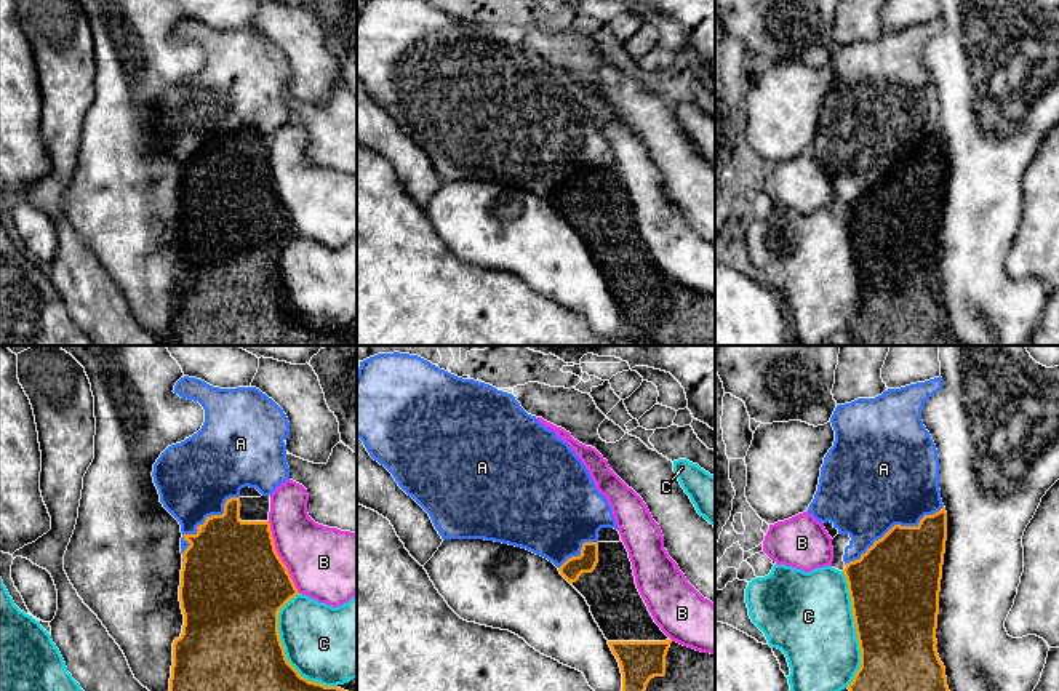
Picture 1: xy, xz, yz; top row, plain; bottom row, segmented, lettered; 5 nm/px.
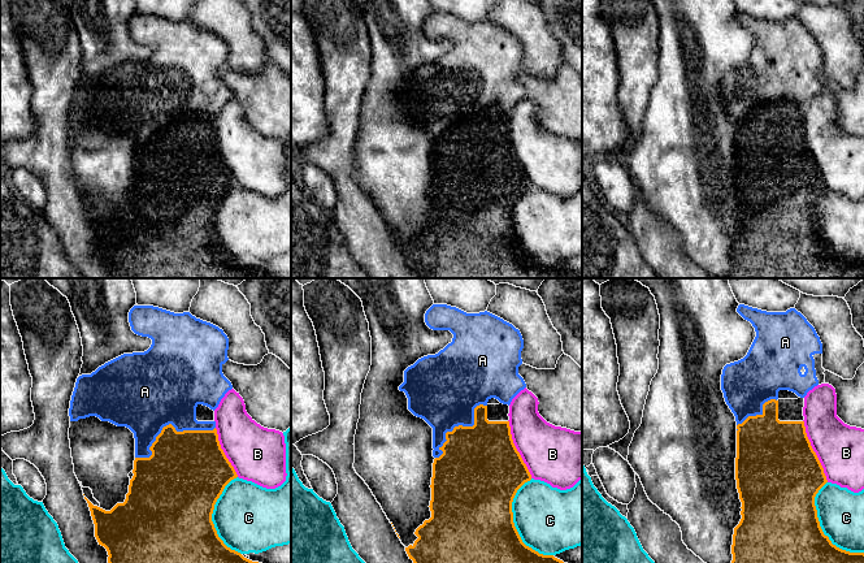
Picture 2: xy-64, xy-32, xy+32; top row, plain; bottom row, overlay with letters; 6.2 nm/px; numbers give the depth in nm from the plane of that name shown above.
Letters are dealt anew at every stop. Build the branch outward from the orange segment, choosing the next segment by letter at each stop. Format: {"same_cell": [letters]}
{"same_cell": []}

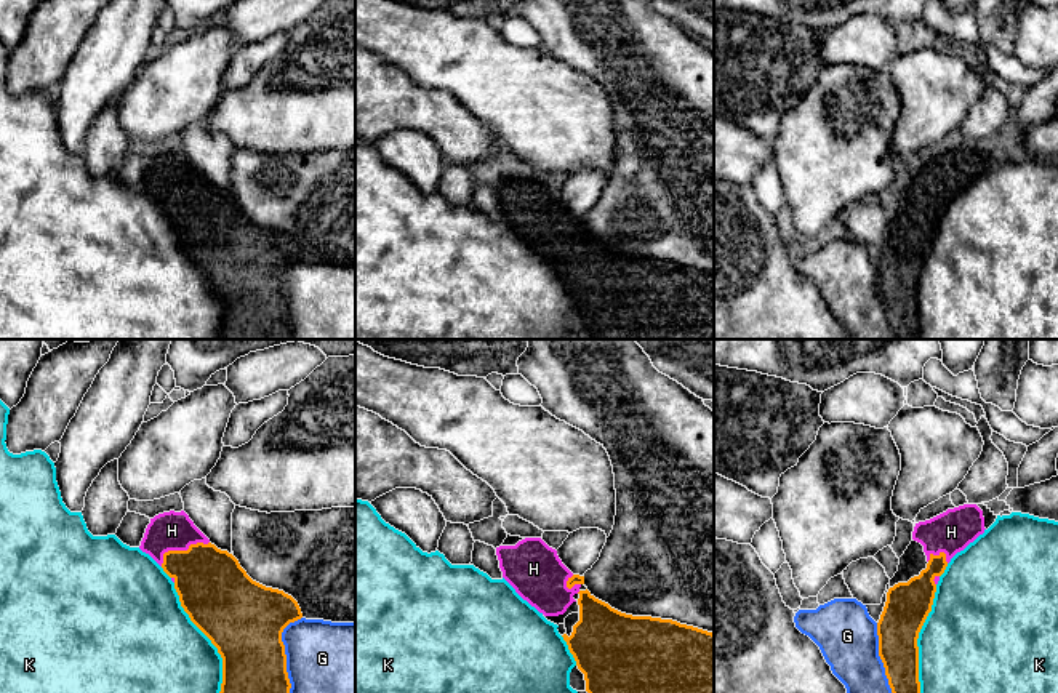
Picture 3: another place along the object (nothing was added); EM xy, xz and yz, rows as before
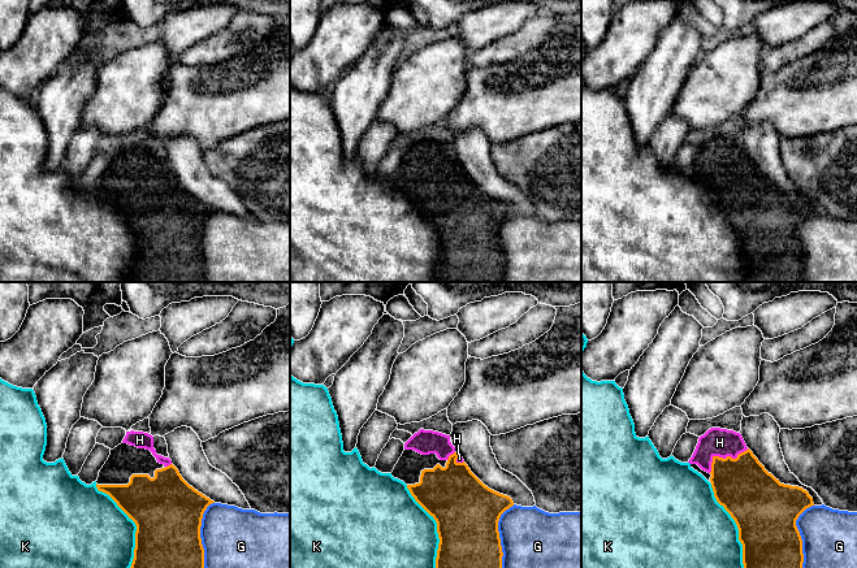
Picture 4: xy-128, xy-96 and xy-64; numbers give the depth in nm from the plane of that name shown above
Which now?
{"same_cell": ["H"]}

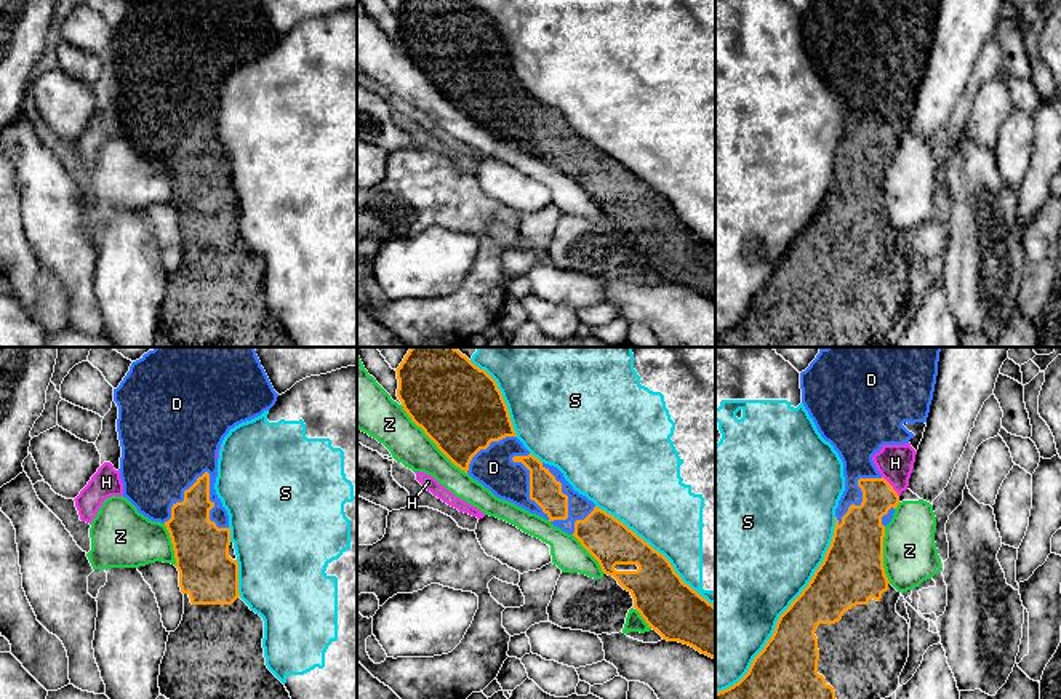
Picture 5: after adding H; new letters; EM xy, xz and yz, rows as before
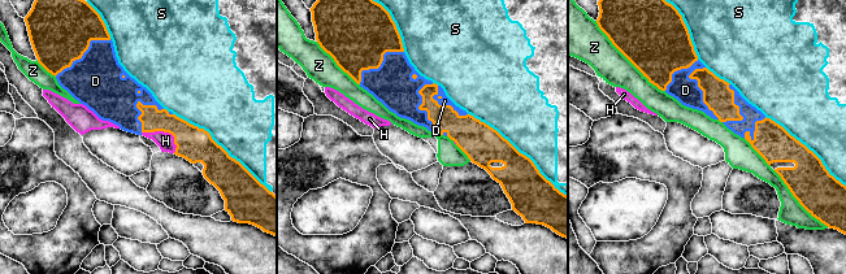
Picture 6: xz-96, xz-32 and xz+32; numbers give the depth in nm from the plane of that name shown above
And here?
{"same_cell": ["D", "H"]}

